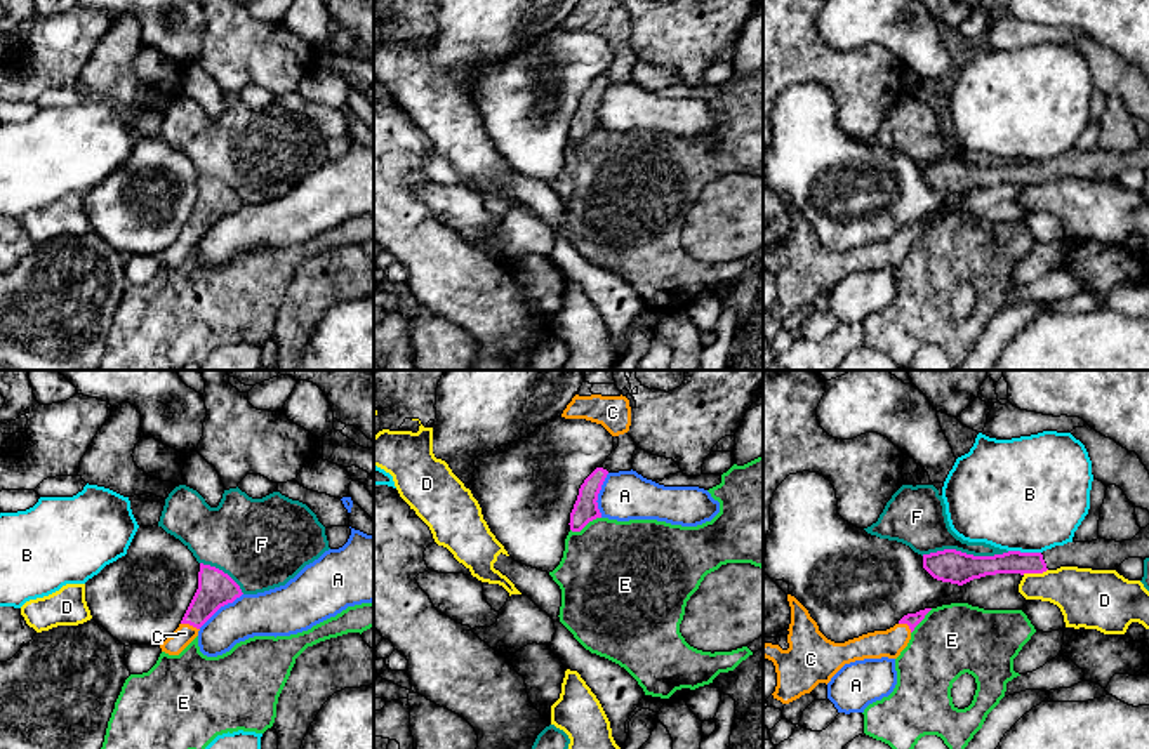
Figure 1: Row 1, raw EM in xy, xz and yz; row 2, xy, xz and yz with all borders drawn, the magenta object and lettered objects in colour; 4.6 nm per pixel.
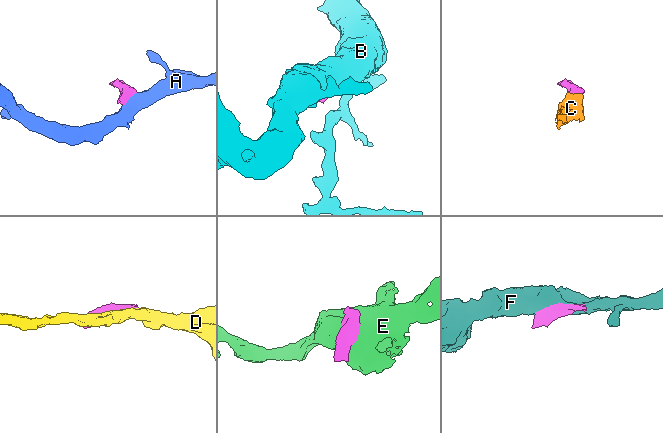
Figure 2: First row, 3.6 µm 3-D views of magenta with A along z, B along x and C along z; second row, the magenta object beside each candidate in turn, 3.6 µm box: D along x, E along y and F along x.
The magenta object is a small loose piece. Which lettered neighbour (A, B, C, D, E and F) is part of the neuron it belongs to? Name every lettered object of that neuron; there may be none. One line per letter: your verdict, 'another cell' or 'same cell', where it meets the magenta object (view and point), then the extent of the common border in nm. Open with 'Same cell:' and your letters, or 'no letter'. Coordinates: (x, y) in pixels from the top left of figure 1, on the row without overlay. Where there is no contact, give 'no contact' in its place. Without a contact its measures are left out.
Same cell: C
A: another cell; contact xz (597, 106); length 220 nm
B: another cell; contact yz (1024, 164); length 150 nm
C: same cell; contact xy (190, 235); length 90 nm
D: another cell; contact yz (1035, 183); length 120 nm
E: another cell; contact xz (584, 136); length 160 nm
F: another cell; contact yz (965, 164); length 400 nm

